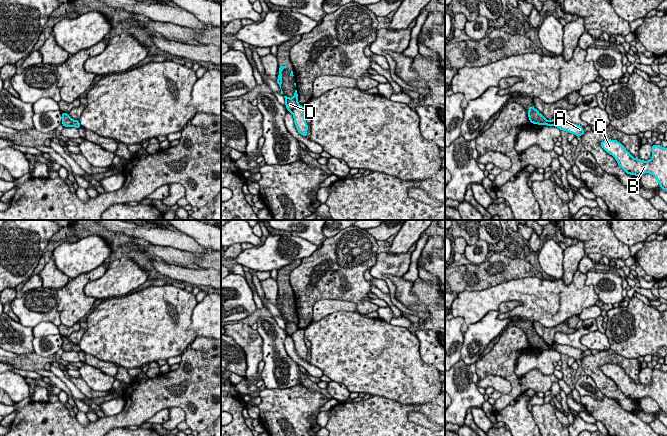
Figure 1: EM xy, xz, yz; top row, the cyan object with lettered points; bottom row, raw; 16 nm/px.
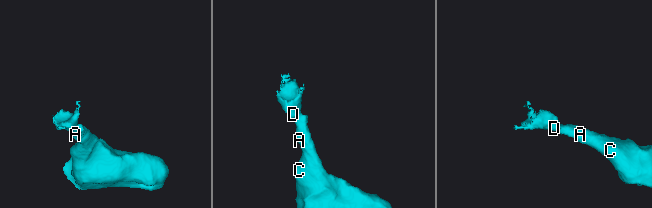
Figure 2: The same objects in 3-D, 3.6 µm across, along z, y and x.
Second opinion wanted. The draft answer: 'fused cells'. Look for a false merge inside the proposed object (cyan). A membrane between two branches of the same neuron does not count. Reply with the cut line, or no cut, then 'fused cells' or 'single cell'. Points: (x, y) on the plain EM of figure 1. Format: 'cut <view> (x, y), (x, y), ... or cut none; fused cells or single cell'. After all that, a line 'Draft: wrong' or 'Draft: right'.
cut xz (298, 328), (291, 336); fused cells
Draft: right

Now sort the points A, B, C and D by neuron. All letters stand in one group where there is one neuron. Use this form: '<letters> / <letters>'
A B C / D

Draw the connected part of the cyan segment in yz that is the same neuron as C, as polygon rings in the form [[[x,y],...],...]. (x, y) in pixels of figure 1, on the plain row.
[[[607,363],[600,366],[600,369],[616,383],[618,389],[627,398],[636,399],[640,402],[642,398],[650,397],[658,404],[660,412],[667,415],[667,372],[663,372],[660,369],[652,369],[652,382],[649,385],[643,385],[640,382],[635,383],[617,364]]]

